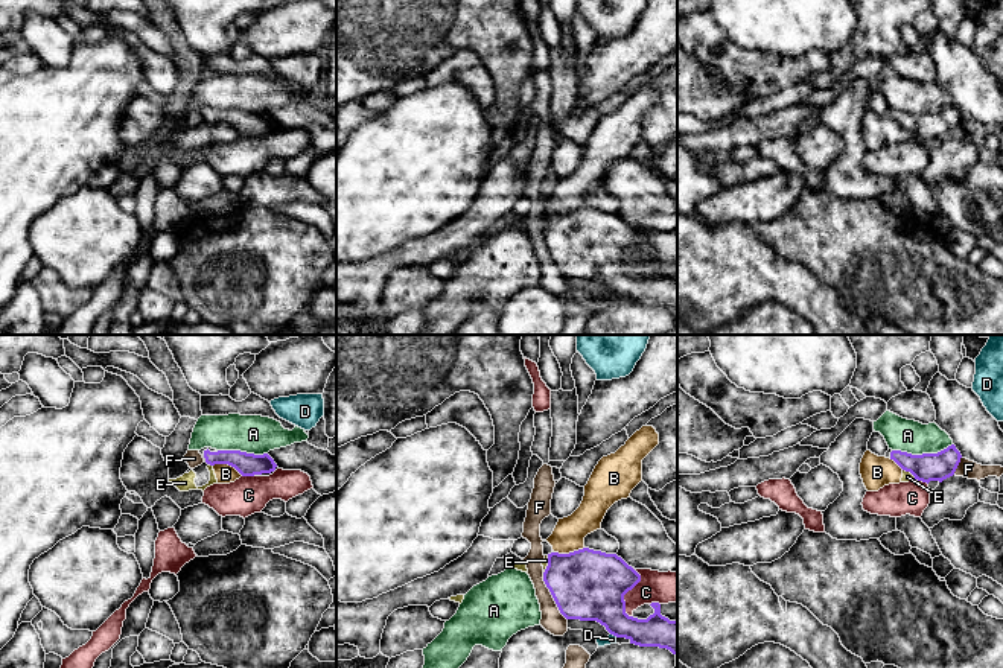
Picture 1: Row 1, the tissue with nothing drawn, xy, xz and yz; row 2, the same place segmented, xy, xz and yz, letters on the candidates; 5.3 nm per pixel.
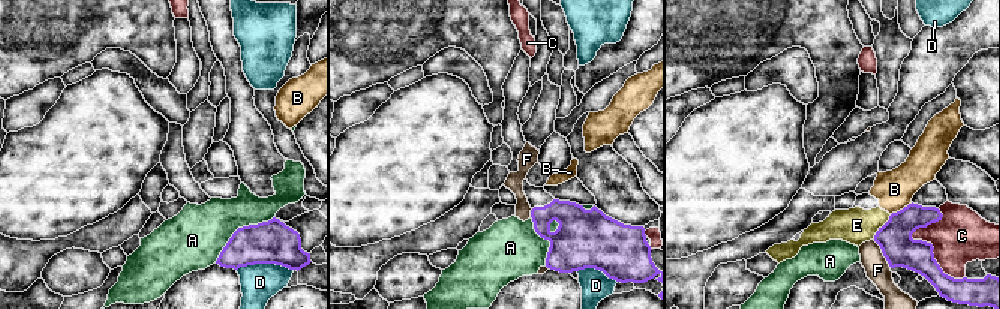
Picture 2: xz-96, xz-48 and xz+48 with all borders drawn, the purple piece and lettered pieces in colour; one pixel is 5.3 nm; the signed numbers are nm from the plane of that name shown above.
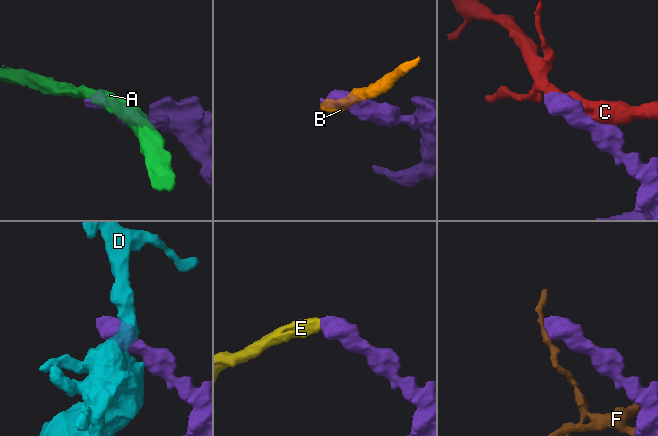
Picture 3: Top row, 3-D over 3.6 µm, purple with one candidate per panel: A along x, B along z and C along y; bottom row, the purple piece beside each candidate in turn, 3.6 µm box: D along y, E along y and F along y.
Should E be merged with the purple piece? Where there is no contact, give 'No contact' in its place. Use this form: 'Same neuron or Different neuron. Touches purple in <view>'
Different neuron. Touches purple in xz

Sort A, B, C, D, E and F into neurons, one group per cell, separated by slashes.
A / B E / C / D / F

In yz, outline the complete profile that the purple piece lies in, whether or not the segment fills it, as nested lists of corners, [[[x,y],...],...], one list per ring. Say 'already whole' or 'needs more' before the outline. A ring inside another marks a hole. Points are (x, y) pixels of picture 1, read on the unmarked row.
already whole | [[[954,103],[938,113],[912,114],[901,110],[892,110],[890,119],[893,119],[903,129],[910,131],[915,138],[922,142],[939,140],[954,134],[959,122],[960,111]]]

